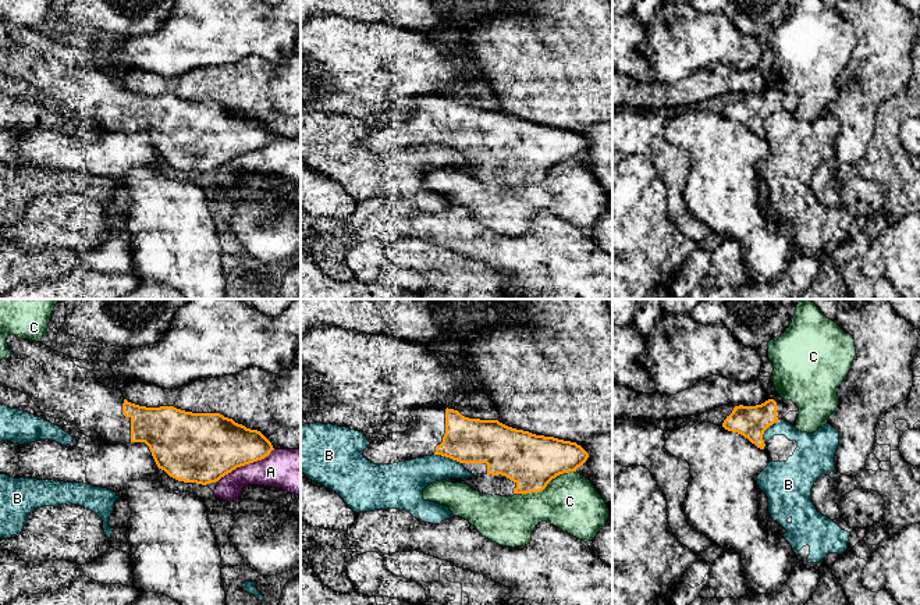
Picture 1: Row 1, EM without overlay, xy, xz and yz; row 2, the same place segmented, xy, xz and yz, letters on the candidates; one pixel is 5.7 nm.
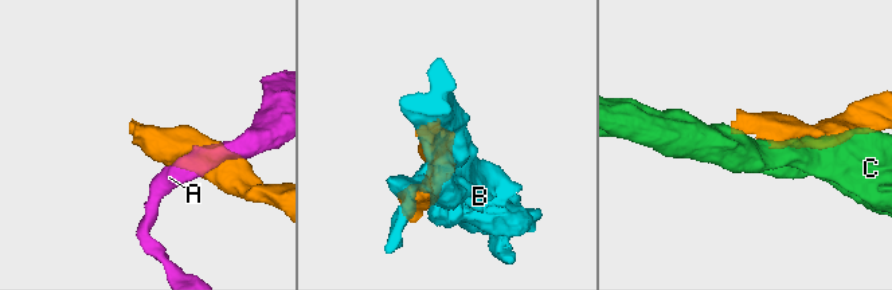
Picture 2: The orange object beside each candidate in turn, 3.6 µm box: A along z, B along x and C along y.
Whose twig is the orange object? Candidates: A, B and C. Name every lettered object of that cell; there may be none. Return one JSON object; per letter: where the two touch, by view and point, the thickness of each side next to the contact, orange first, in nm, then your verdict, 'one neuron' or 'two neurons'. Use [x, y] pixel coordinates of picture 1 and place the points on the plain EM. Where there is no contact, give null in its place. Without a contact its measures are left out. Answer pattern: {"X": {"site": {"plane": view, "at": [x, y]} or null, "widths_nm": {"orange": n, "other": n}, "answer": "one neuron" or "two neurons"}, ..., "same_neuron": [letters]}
{"A": {"site": {"plane": "xy", "at": [245, 152]}, "widths_nm": {"orange": 400, "other": 240}, "answer": "two neurons"}, "B": {"site": {"plane": "yz", "at": [763, 121]}, "widths_nm": {"orange": 190, "other": 140}, "answer": "two neurons"}, "C": {"site": {"plane": "xz", "at": [549, 170]}, "widths_nm": {"orange": 320, "other": 320}, "answer": "two neurons"}, "same_neuron": []}

